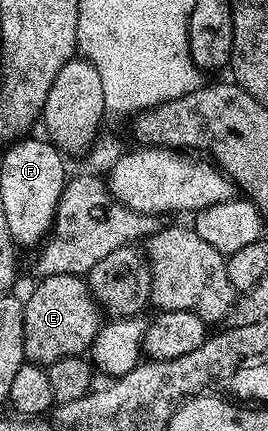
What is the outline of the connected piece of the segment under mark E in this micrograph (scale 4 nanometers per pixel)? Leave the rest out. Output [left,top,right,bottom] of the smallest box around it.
[24,275,102,365]

